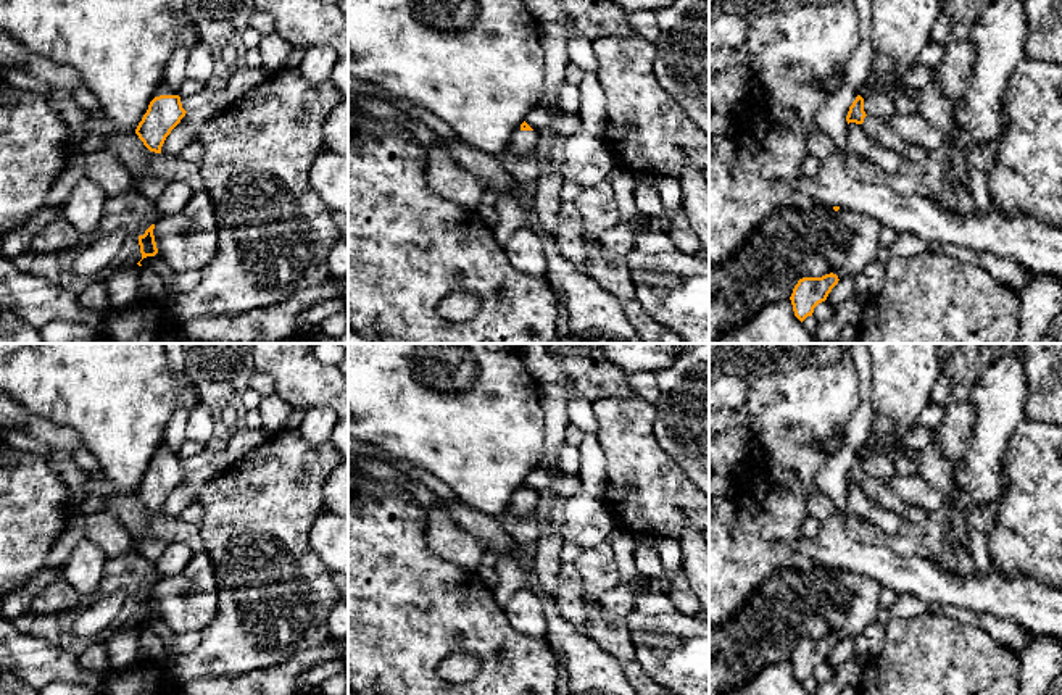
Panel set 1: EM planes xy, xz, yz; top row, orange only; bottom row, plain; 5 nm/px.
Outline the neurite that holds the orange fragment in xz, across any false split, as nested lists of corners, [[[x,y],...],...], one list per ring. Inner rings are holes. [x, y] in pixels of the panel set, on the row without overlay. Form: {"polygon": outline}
{"polygon": [[[525,482],[521,490],[511,498],[509,510],[519,519],[530,519],[537,516],[538,493],[533,492]]]}

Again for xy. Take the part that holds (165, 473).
{"polygon": [[[163,442],[139,484],[135,495],[150,513],[161,514],[166,498],[185,474],[180,458]]]}

